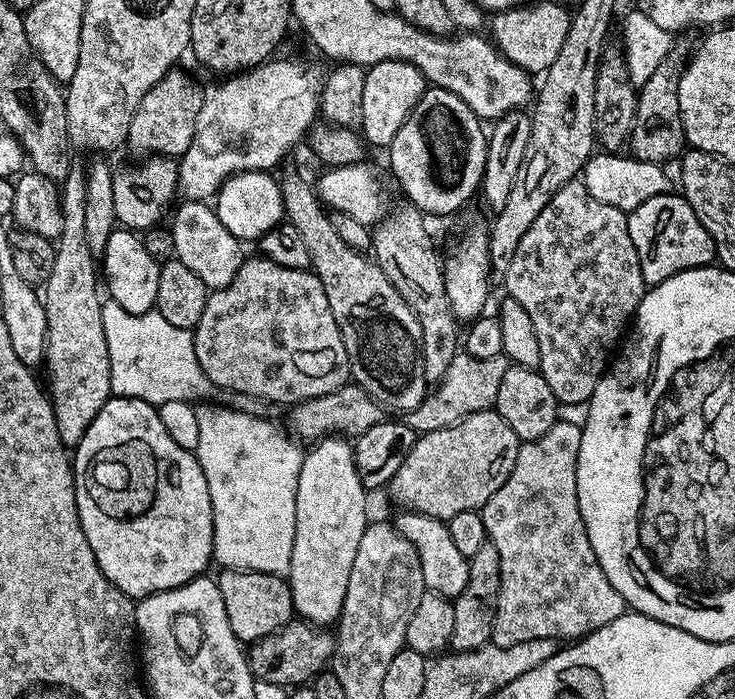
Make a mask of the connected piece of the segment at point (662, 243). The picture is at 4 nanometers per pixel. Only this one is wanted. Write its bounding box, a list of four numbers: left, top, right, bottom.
[627,194,717,286]

